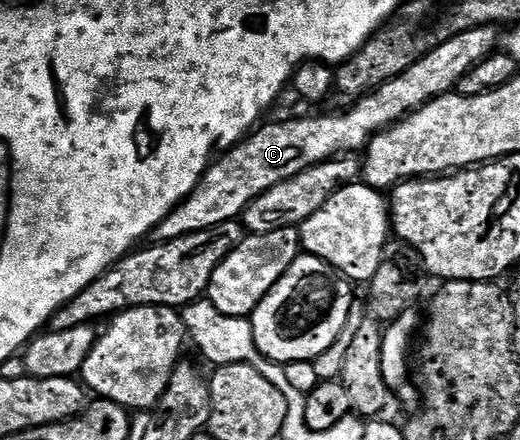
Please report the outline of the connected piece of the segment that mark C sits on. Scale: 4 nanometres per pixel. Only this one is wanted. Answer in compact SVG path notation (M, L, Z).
M494 25L477 27L436 44L427 55L404 69L404 73L367 91L357 102L350 105L347 111L342 111L339 115L282 119L279 123L263 122L241 143L221 152L211 162L189 197L173 207L164 217L164 221L154 227L153 242L167 243L188 233L200 233L200 229L212 229L212 225L220 225L229 219L238 219L242 212L248 209L248 205L252 205L252 201L256 201L256 197L260 197L260 193L266 193L272 185L278 185L288 177L296 177L296 173L317 163L325 163L327 159L361 152L375 135L398 123L404 116L411 115L416 109L439 99L442 95L451 94L457 88L460 77L464 77L464 73L468 73L477 63L495 54L497 47L494 46L497 43L499 46L500 43L498 31L499 28Z

